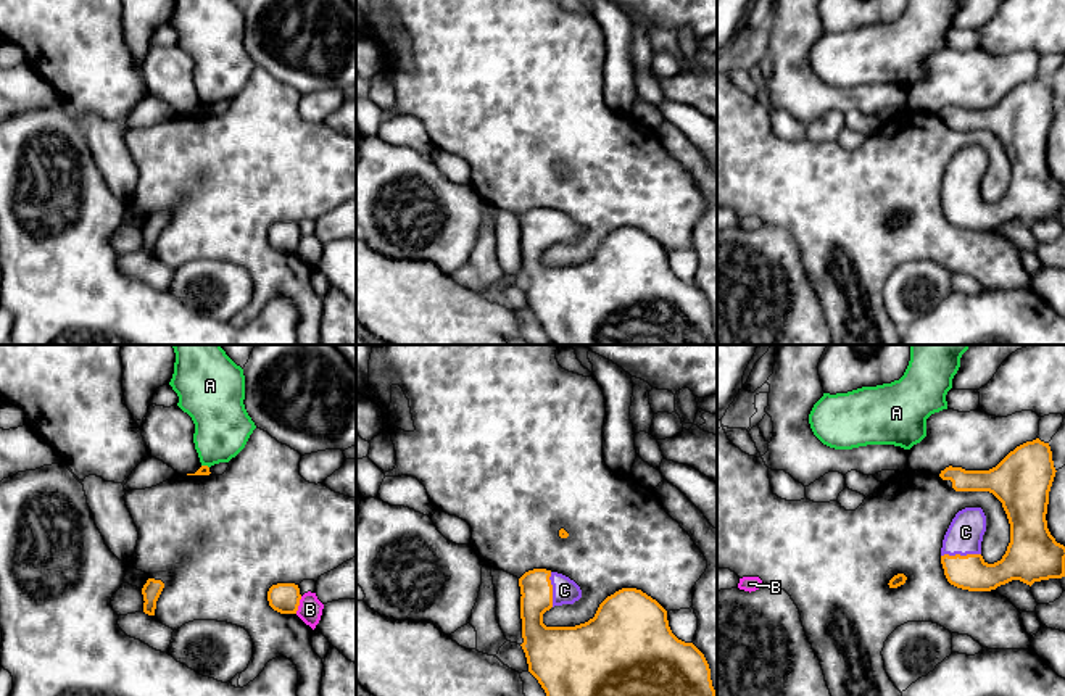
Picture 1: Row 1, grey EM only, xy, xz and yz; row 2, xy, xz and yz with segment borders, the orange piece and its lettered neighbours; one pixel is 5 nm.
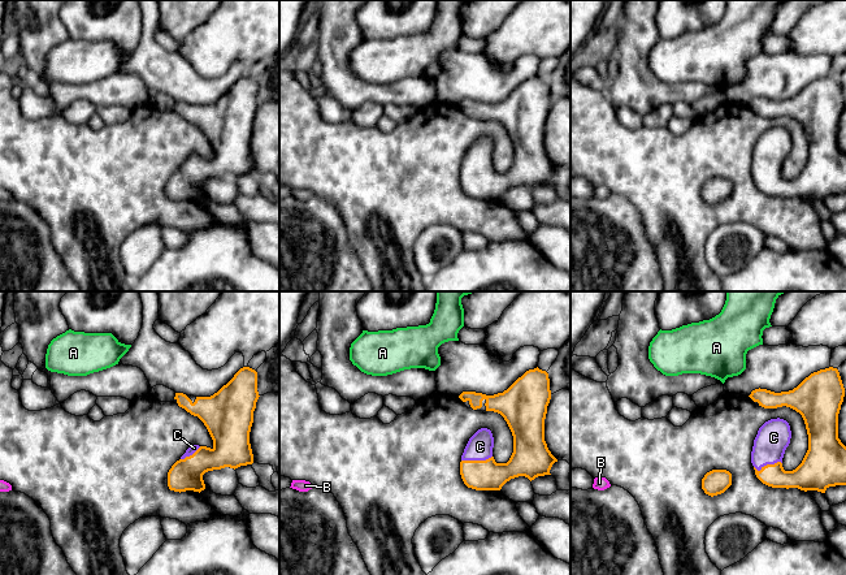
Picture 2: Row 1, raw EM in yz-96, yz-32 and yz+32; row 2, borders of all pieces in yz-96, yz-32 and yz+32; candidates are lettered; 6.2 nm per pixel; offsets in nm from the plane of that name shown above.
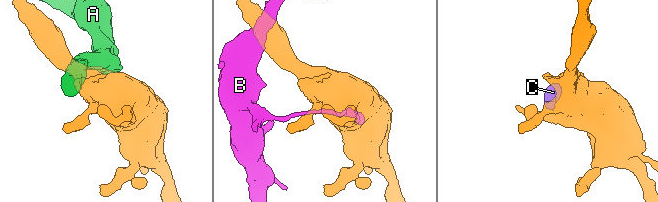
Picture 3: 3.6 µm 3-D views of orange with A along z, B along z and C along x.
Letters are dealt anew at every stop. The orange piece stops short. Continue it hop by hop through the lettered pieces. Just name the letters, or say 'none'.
C

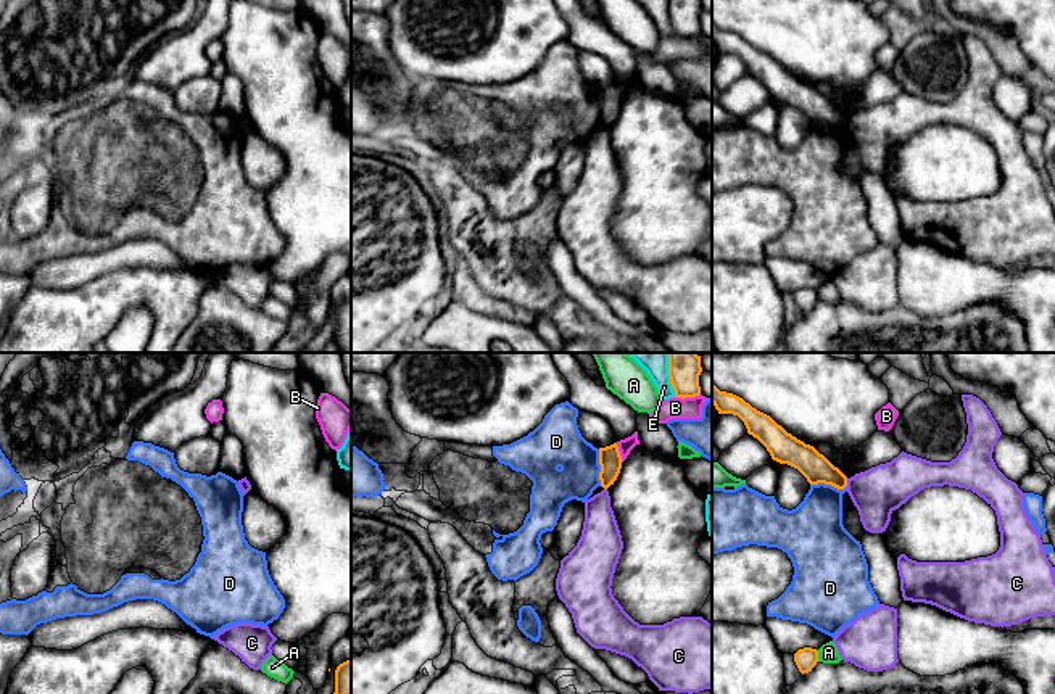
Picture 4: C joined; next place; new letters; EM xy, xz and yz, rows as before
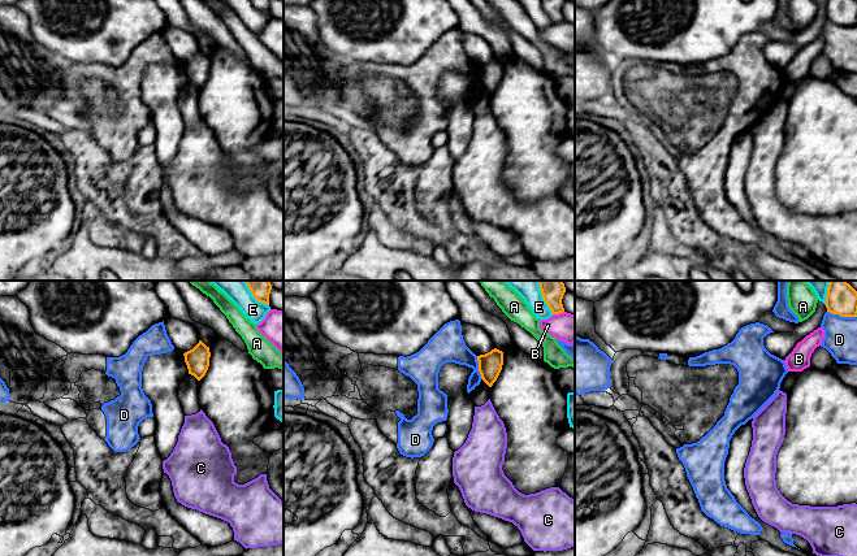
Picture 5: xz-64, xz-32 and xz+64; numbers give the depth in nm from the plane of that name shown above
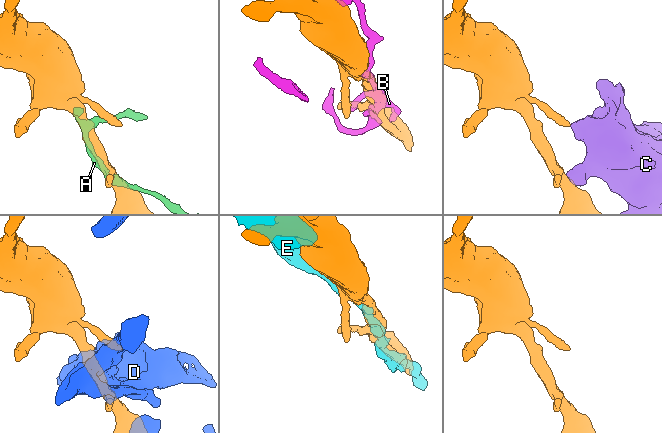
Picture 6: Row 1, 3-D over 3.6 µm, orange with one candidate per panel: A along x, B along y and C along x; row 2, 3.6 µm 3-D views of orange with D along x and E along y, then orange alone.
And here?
none

